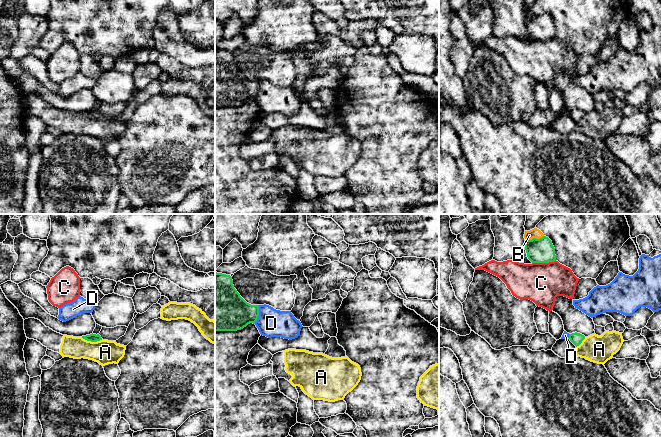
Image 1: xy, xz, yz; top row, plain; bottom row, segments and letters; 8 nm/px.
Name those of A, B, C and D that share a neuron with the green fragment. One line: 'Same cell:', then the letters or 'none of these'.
Same cell: none of these

